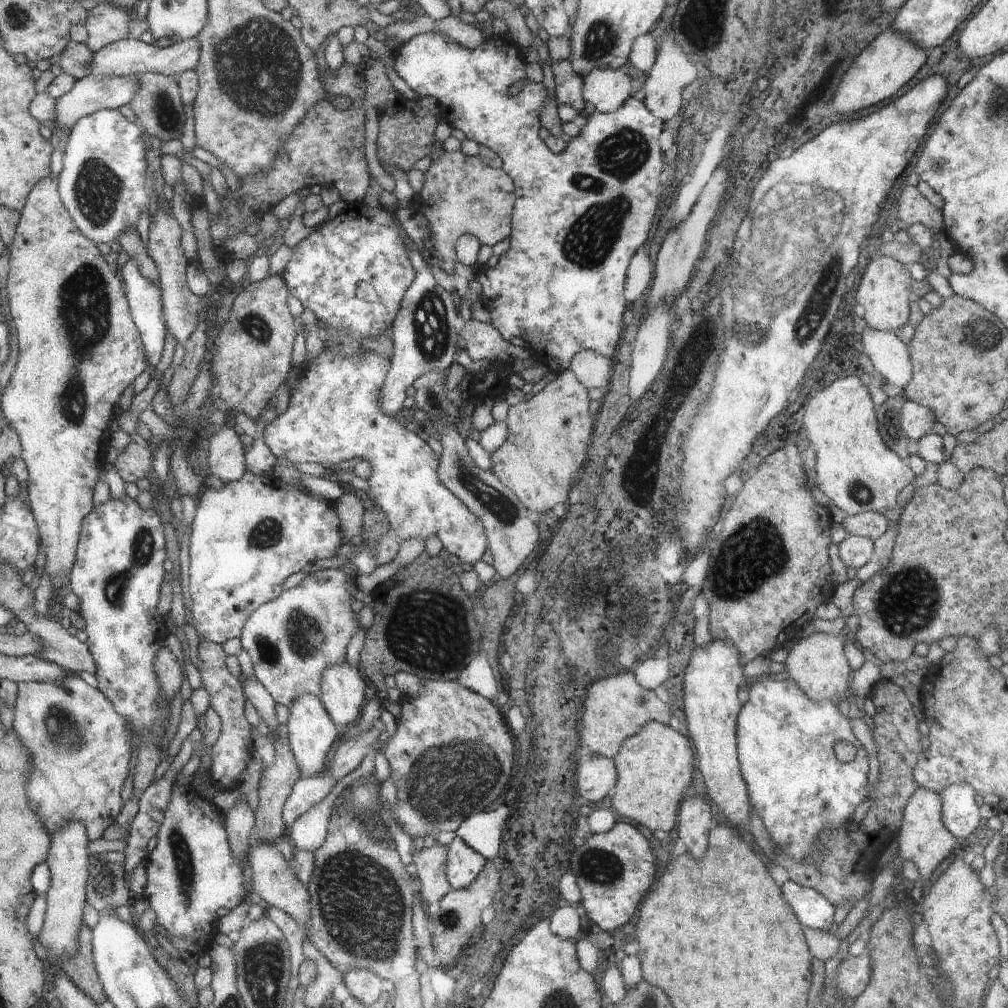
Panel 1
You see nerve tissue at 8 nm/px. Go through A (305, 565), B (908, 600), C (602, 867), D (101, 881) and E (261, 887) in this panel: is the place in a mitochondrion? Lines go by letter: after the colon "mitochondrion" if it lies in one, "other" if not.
A: other
B: mitochondrion
C: mitochondrion
D: mitochondrion
E: other

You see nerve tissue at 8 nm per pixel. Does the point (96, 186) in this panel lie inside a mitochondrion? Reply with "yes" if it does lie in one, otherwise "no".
yes

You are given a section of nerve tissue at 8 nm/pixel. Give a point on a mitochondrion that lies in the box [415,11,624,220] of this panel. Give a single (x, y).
(602, 36)

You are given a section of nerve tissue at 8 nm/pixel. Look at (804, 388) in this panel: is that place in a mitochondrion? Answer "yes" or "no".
no

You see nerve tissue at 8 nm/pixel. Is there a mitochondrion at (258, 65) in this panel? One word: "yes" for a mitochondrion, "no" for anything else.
yes

